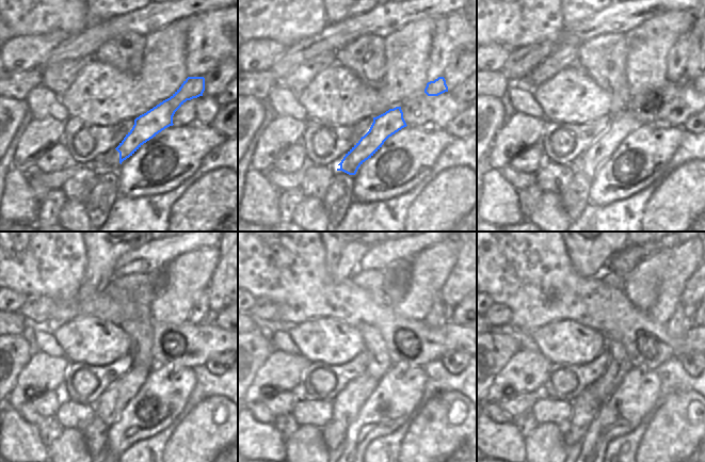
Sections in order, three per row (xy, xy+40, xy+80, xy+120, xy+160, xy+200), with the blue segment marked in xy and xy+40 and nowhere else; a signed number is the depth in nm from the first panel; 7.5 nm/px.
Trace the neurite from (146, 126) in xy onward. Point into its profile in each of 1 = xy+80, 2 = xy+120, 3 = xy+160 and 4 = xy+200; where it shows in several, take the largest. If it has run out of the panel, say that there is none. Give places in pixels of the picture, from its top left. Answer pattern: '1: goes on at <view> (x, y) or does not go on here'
1: goes on at xy+80 (621, 126)
2: goes on at xy+120 (110, 404)
3: goes on at xy+160 (346, 405)
4: goes on at xy+200 (585, 408)

